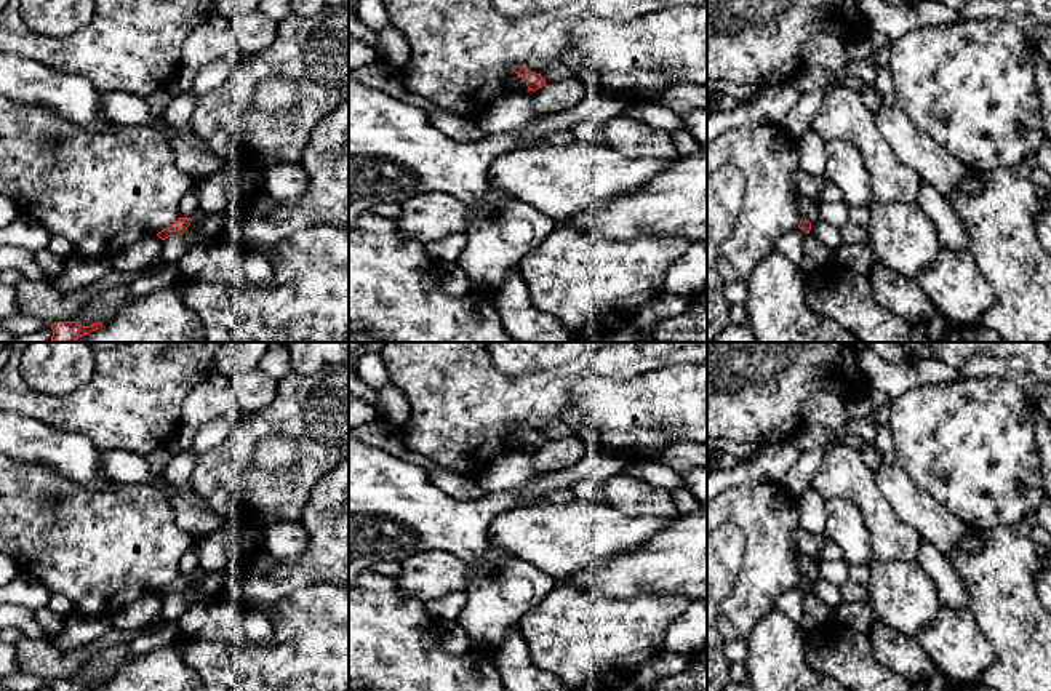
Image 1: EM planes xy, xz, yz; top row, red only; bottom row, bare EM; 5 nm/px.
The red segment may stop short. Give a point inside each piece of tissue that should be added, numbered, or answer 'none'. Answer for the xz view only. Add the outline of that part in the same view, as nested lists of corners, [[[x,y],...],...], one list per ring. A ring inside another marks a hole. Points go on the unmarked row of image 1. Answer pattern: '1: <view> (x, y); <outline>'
none

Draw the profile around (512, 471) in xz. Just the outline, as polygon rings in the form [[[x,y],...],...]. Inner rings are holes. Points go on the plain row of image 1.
[[[514,451],[496,457],[480,475],[483,493],[522,489],[539,478],[531,451]]]

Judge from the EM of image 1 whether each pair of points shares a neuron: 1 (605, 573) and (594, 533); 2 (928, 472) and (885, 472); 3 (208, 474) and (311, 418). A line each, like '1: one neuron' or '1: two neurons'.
1: two neurons
2: two neurons
3: one neuron

